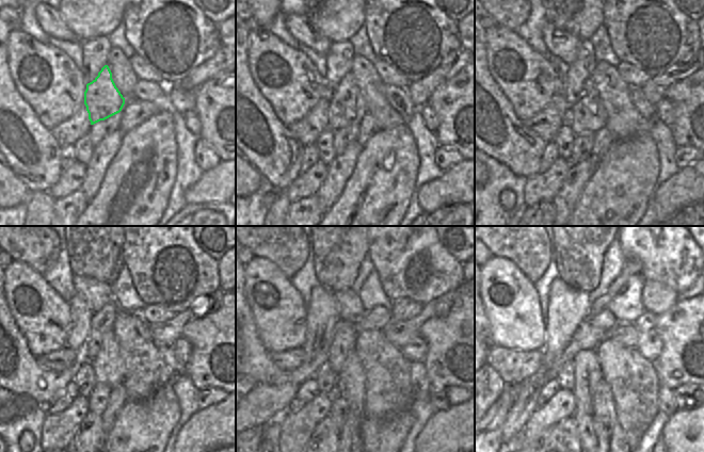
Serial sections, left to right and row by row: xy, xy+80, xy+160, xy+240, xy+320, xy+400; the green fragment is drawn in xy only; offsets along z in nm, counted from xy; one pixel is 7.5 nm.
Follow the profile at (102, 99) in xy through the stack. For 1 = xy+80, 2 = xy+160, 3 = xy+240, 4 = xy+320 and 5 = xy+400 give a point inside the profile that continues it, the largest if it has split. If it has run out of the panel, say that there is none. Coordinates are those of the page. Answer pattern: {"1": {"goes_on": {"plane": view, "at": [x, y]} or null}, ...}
{"1": {"goes_on": {"plane": "xy+80", "at": [346, 107]}}, "2": {"goes_on": {"plane": "xy+160", "at": [586, 114]}}, "3": {"goes_on": {"plane": "xy+240", "at": [101, 350]}}, "4": {"goes_on": {"plane": "xy+320", "at": [350, 378]}}, "5": {"goes_on": {"plane": "xy+400", "at": [593, 397]}}}

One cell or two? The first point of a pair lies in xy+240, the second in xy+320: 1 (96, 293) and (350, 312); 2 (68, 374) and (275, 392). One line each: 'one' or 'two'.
1: one
2: two

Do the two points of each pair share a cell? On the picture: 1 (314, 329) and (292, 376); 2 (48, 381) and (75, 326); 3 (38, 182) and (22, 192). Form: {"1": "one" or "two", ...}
{"1": "one", "2": "one", "3": "two"}

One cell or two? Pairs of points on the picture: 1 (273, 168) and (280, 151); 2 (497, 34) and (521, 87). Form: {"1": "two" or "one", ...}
{"1": "one", "2": "one"}

